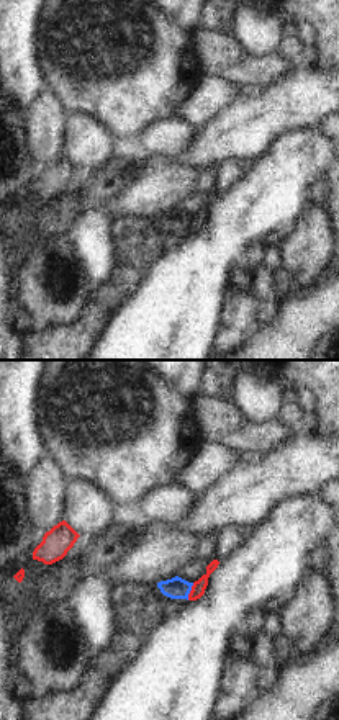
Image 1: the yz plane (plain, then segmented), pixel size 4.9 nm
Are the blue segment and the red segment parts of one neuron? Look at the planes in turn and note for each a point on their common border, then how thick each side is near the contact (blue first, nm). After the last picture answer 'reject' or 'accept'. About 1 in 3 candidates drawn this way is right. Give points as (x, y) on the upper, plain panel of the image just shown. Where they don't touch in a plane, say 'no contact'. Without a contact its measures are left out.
(190, 223) | 110/70 nm

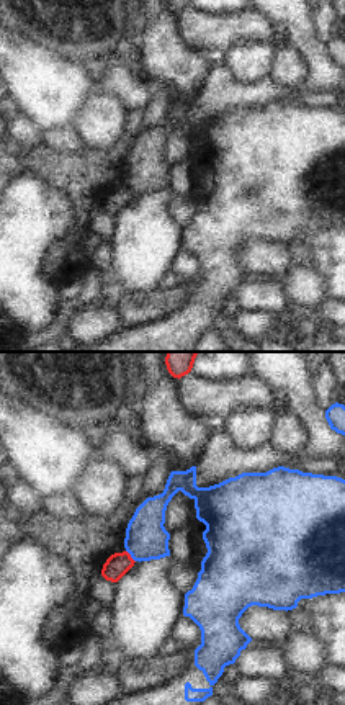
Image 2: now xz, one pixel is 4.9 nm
(131, 190) | 200/110 nm

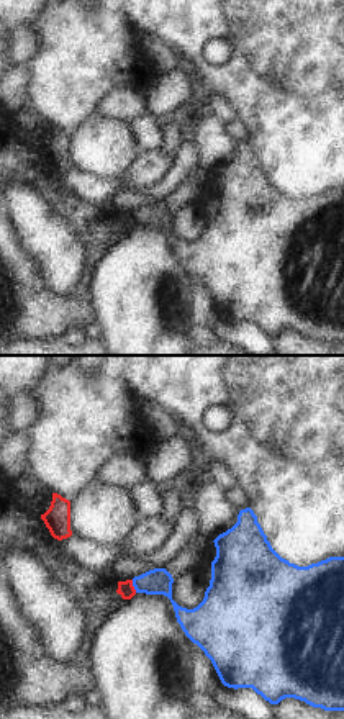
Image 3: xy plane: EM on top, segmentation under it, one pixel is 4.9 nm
(133, 218) | 130/80 nm

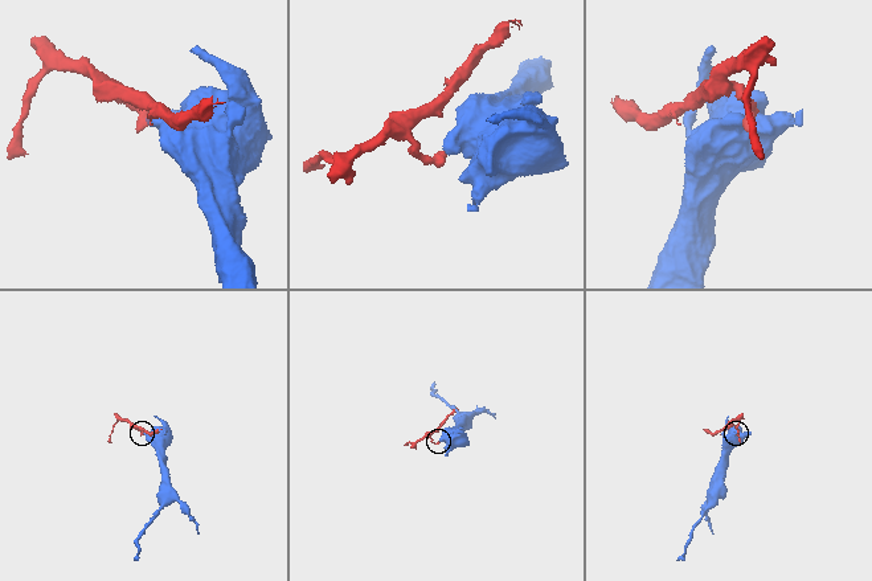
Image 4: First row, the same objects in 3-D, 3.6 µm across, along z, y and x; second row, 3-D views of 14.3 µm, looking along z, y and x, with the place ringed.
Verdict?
reject

